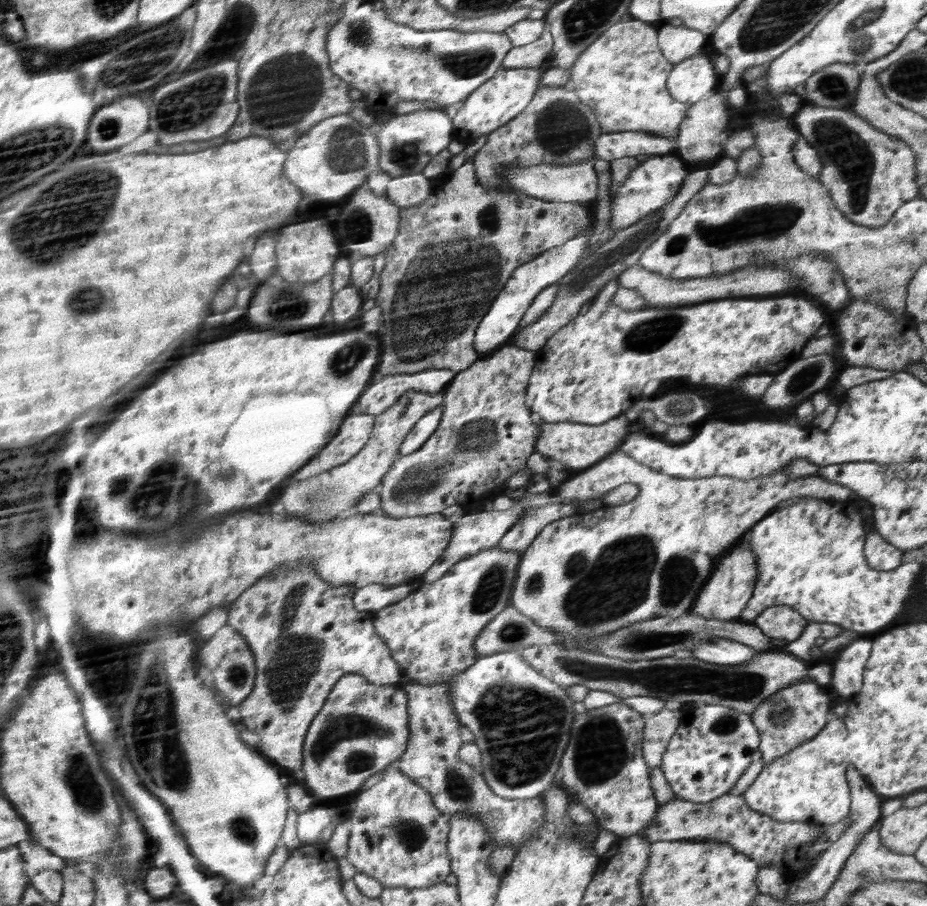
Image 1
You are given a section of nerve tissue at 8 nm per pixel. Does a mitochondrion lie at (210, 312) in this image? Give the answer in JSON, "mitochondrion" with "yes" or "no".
{"mitochondrion":"no"}

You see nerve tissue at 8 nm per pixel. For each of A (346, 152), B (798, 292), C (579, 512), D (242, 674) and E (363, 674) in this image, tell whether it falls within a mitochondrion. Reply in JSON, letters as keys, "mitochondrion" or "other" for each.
{"A":"mitochondrion","B":"other","C":"other","D":"mitochondrion","E":"other"}

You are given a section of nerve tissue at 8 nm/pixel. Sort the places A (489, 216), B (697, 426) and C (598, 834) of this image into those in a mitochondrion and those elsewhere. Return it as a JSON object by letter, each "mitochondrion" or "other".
{"A":"mitochondrion","B":"other","C":"other"}

